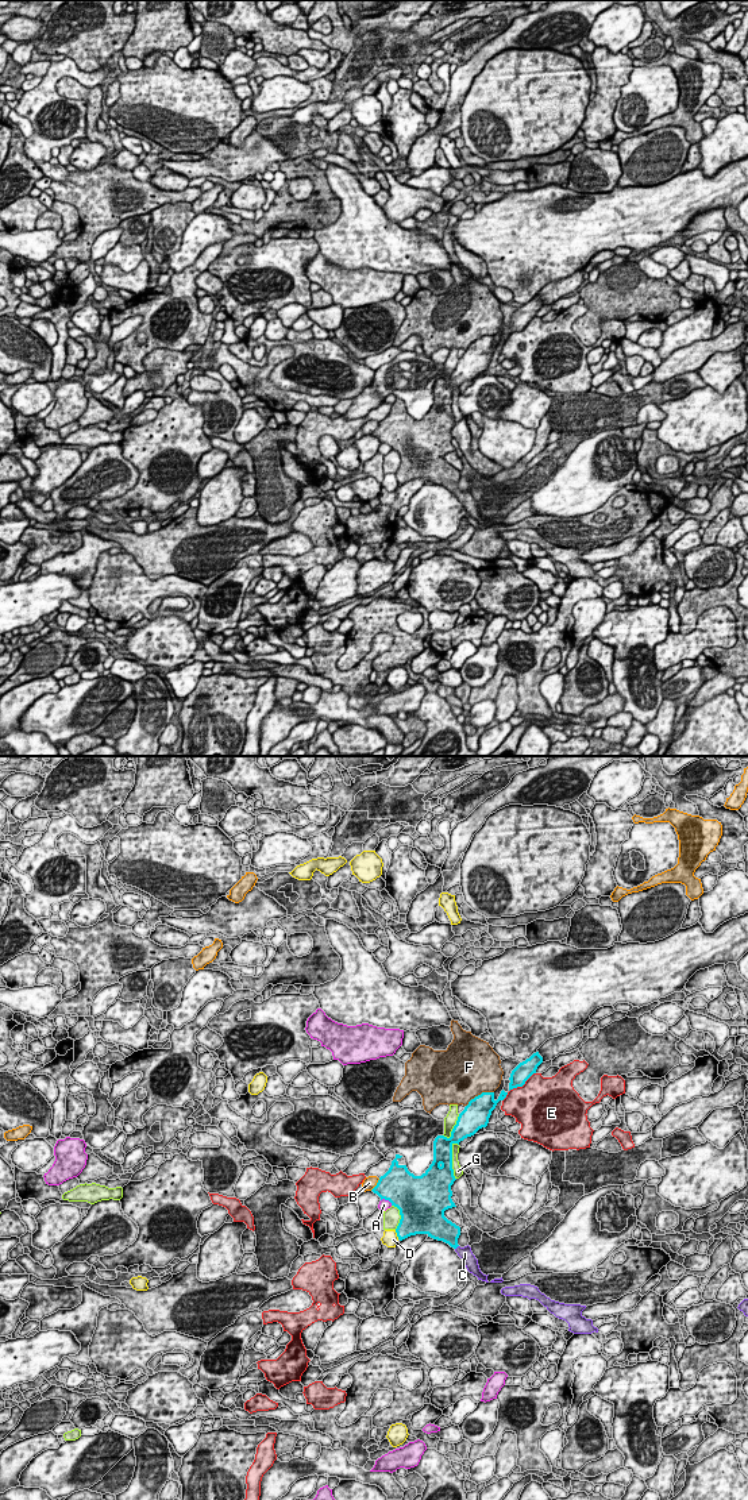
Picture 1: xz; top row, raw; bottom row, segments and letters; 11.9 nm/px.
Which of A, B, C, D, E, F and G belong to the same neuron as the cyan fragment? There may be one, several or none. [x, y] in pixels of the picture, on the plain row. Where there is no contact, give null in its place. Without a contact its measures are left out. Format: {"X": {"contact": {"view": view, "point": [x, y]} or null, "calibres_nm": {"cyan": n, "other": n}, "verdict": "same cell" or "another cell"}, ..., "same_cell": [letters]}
{"A": {"contact": {"view": "xz", "point": [386, 443]}, "calibres_nm": {"cyan": 440, "other": 130}, "verdict": "another cell"}, "B": {"contact": {"view": "xz", "point": [377, 428]}, "calibres_nm": {"cyan": 420, "other": 160}, "verdict": "another cell"}, "C": {"contact": {"view": "xz", "point": [457, 490]}, "calibres_nm": {"cyan": 260, "other": 160}, "verdict": "same cell"}, "D": {"contact": {"view": "xz", "point": [397, 478]}, "calibres_nm": {"cyan": 320, "other": 180}, "verdict": "another cell"}, "E": {"contact": {"view": "xz", "point": [517, 330]}, "calibres_nm": {"cyan": 200, "other": 440}, "verdict": "another cell"}, "F": {"contact": {"view": "xz", "point": [478, 339]}, "calibres_nm": {"cyan": 320, "other": 480}, "verdict": "another cell"}, "G": {"contact": {"view": "xz", "point": [451, 405]}, "calibres_nm": {"cyan": 300, "other": 120}, "verdict": "another cell"}, "same_cell": ["C"]}

